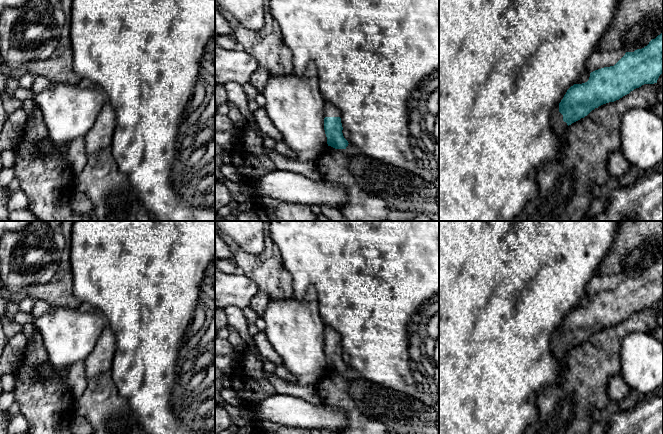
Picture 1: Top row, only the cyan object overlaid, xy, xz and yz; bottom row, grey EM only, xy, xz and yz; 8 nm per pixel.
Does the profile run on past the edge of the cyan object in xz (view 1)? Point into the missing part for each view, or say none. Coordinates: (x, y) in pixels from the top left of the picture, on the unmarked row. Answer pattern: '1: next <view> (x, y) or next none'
1: next xz (330, 334)

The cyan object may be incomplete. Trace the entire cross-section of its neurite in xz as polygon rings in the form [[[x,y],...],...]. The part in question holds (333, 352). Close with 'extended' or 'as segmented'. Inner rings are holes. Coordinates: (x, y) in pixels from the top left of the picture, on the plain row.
[[[330,326],[324,330],[324,354],[327,368],[335,373],[346,373],[348,365],[344,362],[340,335]]]; extended

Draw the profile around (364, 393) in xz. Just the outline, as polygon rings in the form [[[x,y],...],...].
[[[362,377],[352,380],[349,394],[363,415],[384,424],[390,434],[439,434],[436,425],[439,407],[435,403],[394,391]]]

